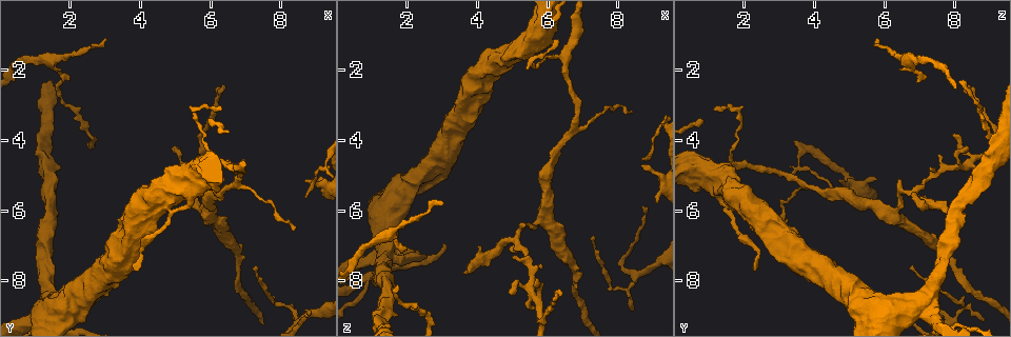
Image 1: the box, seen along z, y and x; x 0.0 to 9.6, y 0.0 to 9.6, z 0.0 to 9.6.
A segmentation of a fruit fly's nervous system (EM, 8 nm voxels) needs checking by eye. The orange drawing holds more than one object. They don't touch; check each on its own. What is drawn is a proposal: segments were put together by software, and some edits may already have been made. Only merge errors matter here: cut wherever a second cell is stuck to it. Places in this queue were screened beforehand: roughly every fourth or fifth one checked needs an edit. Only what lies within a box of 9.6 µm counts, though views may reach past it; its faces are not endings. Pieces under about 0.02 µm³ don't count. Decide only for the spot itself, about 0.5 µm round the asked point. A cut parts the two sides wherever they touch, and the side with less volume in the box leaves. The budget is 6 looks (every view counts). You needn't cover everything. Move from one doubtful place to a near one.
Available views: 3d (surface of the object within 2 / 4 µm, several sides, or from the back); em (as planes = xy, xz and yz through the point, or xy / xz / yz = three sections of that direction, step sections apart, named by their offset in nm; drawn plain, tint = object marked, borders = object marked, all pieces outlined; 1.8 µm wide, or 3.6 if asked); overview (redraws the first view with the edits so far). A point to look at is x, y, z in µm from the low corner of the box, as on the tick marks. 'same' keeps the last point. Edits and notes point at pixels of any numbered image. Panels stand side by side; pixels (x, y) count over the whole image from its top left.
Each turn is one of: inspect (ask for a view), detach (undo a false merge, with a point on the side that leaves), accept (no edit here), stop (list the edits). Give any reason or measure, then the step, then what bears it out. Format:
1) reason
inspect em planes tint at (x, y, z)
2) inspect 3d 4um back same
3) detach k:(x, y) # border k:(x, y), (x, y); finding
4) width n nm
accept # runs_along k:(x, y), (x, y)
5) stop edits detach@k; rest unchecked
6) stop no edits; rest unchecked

abrupt turn
inspect em 3.6um planes tint at (1.60, 8.85, 7.25)

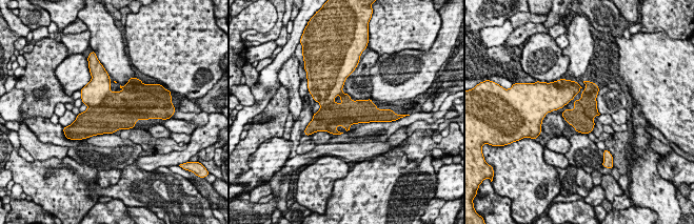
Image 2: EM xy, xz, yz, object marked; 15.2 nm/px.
detach 2:(113, 113) # border 2:(110, 90), (97, 105), (88, 107); a second cell is stuck on

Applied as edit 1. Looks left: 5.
sudden change in width
inspect 3d 4um at (1.90, 8.55, 5.40)

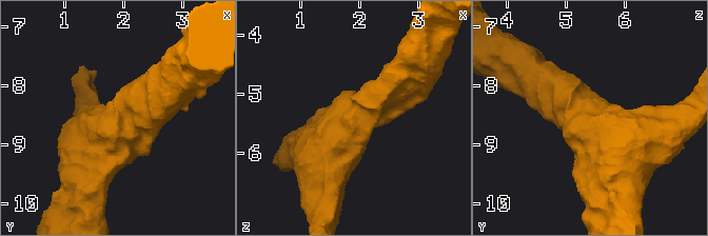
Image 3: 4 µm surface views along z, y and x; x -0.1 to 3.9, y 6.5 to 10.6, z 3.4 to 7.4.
need the tissue
inspect em 3.6um planes tint at (1.95, 8.55, 5.35)

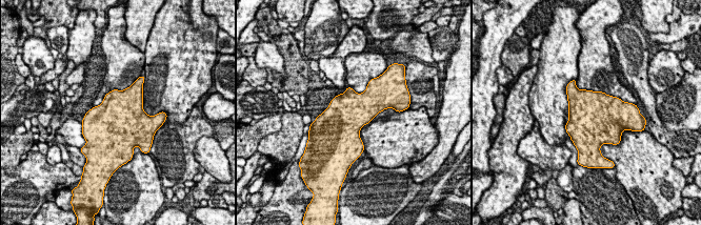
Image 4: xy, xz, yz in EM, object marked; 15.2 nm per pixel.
accept # all the same cell

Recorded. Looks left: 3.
small branch off a trunk
inspect 3d 4um at (4.85, 5.95, 1.65)

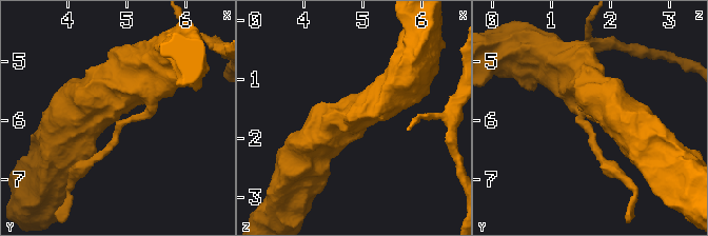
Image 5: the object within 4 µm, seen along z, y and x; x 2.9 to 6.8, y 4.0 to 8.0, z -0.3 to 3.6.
inspect em planes borders at (4.80, 5.95, 1.70)

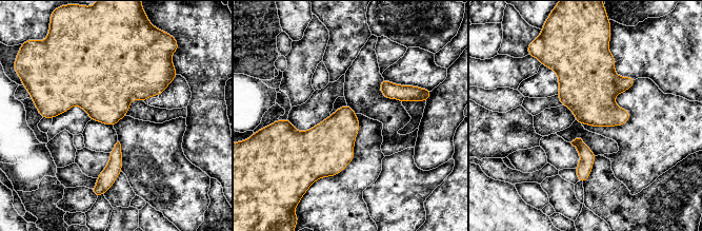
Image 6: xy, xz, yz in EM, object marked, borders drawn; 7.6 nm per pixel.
width 280 nm
accept # all the same cell

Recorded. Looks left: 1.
stop edits detach@2; rest unchecked

